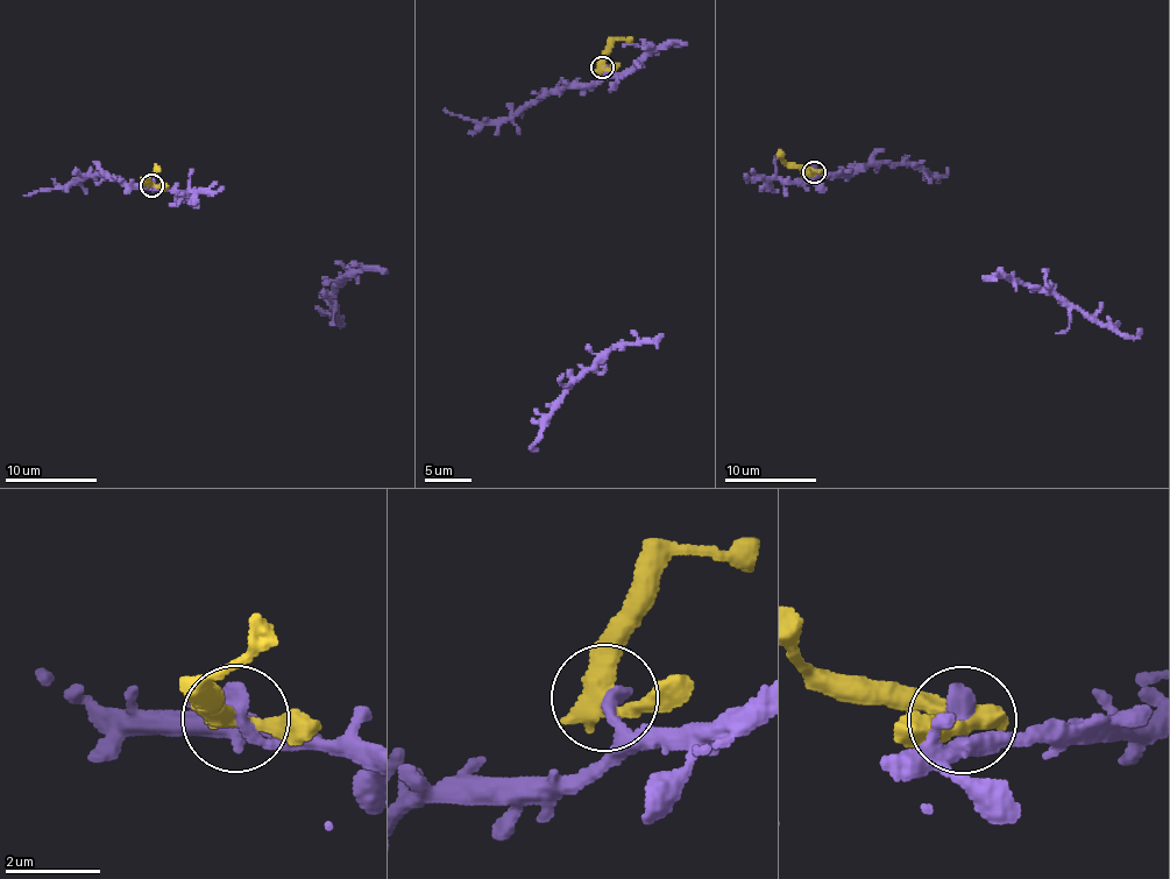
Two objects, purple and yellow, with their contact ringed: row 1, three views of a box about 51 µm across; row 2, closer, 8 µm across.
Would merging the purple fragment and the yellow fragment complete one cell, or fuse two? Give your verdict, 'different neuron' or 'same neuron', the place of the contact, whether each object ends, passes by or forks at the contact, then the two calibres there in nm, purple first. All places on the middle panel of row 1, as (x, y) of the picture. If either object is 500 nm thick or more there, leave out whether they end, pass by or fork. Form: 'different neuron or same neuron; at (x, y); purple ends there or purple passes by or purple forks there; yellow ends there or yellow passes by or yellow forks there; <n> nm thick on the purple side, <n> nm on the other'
different neuron; at (602, 66); purple ends there; yellow passes by; 420 nm thick on the purple side, 440 nm on the other

